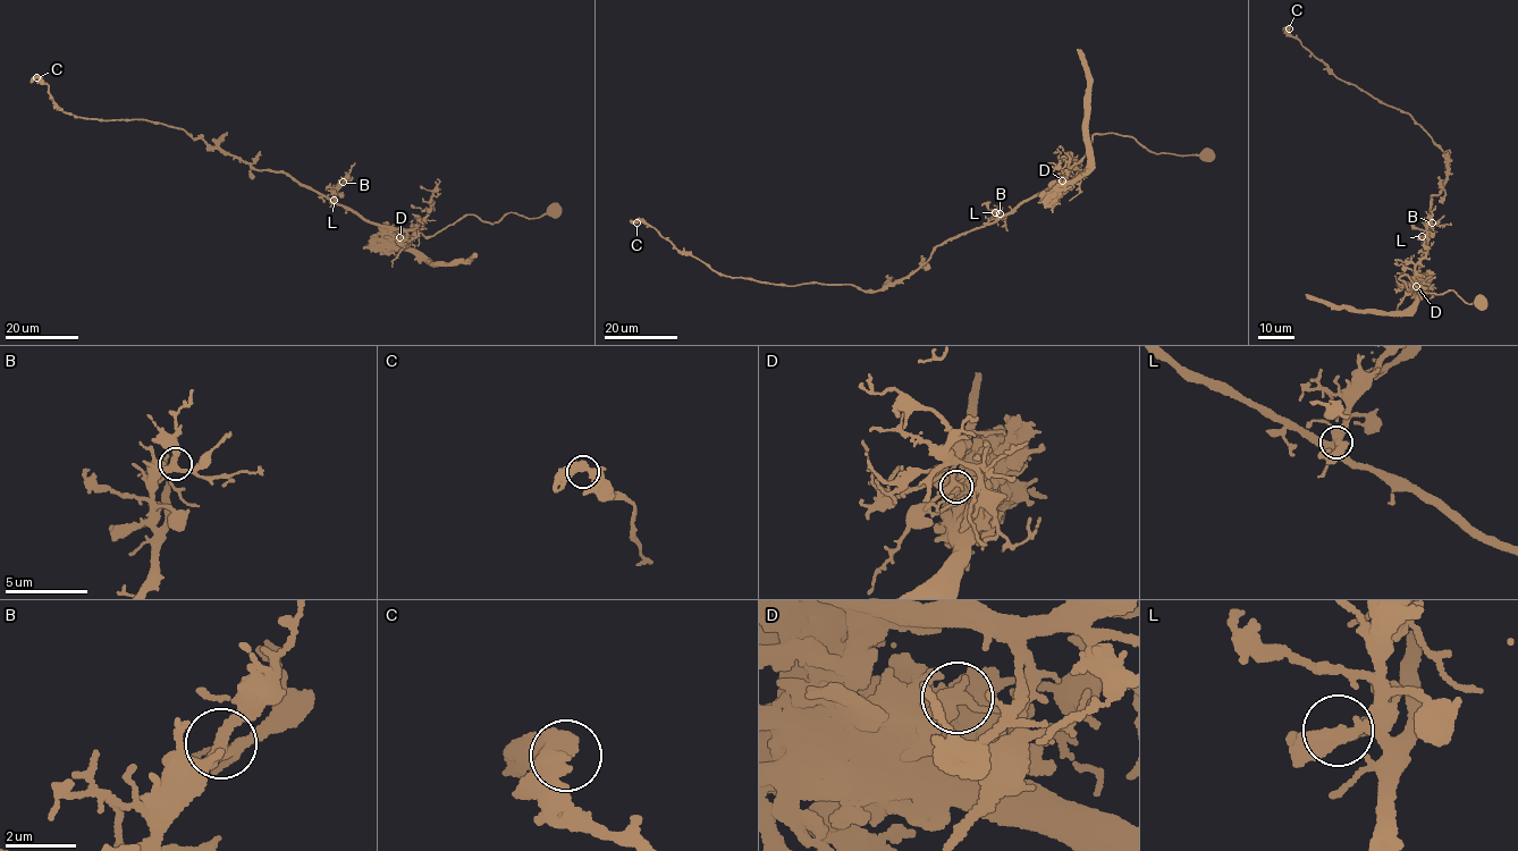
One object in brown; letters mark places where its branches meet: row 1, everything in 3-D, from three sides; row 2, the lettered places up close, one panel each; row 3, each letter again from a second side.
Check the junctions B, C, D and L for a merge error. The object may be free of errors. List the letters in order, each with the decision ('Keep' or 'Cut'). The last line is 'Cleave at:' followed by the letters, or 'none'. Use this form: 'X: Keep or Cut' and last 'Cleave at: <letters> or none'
B: Keep
C: Keep
D: Cut
L: Keep
Cleave at: D

